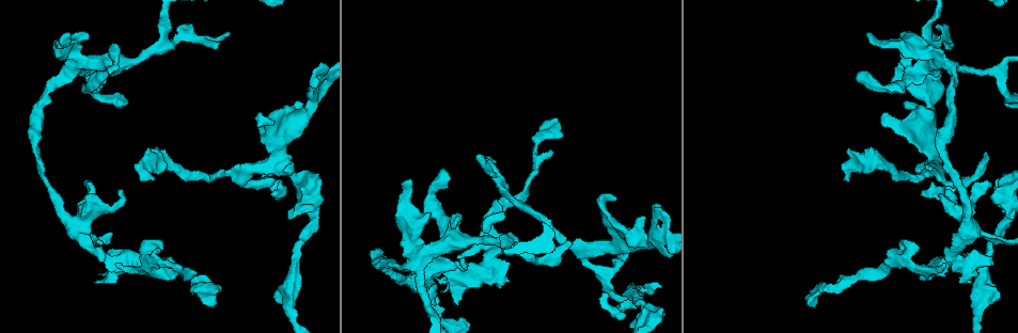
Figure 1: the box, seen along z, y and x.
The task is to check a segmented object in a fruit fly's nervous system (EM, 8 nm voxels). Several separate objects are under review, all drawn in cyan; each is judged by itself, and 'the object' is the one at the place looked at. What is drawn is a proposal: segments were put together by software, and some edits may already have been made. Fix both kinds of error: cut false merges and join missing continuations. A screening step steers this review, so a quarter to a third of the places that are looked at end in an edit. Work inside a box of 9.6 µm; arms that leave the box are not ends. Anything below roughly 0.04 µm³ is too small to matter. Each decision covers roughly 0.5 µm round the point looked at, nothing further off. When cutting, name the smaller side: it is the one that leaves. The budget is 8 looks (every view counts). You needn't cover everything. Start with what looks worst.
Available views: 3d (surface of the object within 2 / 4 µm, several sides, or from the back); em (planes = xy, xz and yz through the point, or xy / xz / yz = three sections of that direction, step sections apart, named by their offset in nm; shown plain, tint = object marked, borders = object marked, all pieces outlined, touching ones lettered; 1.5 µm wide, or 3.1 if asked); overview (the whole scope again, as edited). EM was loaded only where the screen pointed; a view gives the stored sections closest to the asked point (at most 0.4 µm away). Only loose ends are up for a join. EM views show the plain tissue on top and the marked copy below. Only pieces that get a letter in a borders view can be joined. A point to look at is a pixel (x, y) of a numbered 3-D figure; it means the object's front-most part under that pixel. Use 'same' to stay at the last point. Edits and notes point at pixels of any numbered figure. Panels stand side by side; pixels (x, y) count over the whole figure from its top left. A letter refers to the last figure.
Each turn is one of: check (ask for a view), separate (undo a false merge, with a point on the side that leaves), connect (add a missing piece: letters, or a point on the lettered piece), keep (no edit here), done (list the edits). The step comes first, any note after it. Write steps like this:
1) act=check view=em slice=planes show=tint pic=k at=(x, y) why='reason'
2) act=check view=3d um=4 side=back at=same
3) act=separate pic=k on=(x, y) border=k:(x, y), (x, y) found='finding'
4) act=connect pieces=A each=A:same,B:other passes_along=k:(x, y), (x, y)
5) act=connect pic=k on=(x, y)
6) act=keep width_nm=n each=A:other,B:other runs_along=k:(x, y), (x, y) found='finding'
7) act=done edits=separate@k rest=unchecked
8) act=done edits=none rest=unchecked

act=check view=em slice=planes show=borders pic=1 at=(925, 198) why='branch stops here'

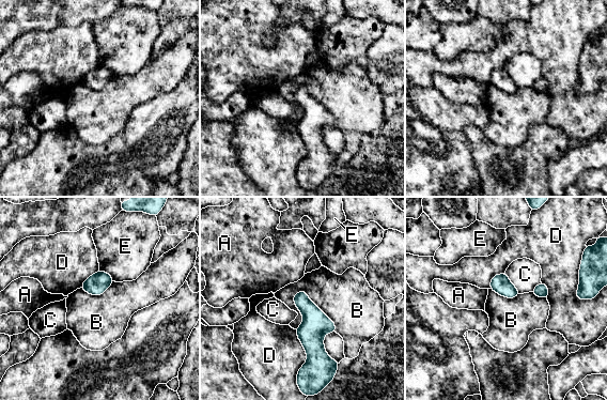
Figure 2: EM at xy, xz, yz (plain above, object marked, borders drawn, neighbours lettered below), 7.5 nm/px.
act=keep each=A:other,B:other,C:other,D:other,E:other runs_along=2:(300, 294), (313, 317), (313, 363) found='none of them fits'

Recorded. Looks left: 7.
act=check view=3d um=2 pic=1 at=(457, 271) why='arms part here'

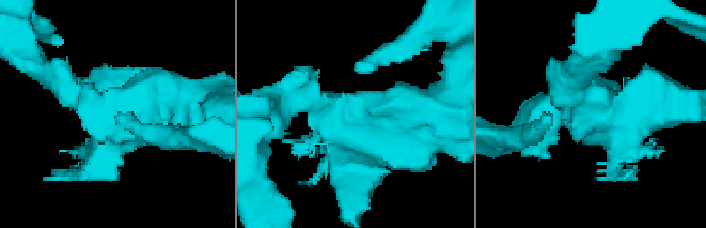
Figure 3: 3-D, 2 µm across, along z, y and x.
act=check view=em slice=xy step=8 show=tint pic=3 at=(107, 113)

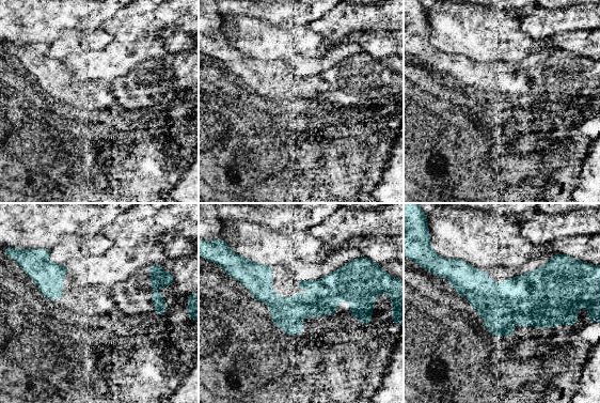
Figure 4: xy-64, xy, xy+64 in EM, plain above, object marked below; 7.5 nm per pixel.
act=check view=em slice=planes show=borders at=same why='another direction'

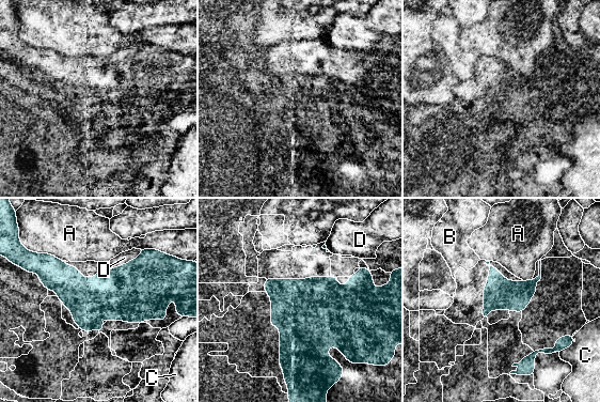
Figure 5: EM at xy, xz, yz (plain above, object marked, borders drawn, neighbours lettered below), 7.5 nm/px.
act=keep longest_contact=D:260nm each=A:other,B:other,C:other,D:other border=5:(47, 252), (62, 261) found='all the same neuron'

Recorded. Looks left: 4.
act=check view=em slice=xy step=8 show=borders pic=1 at=(161, 249) why='free end'

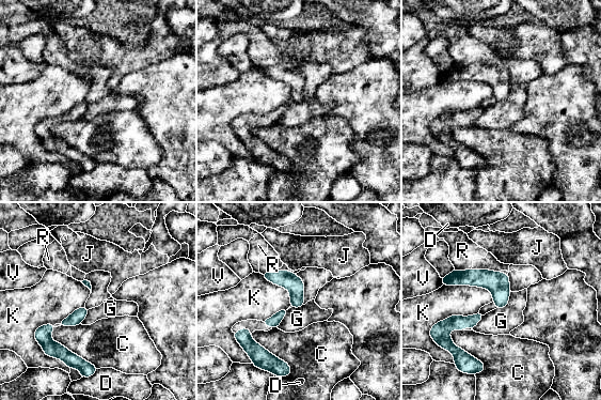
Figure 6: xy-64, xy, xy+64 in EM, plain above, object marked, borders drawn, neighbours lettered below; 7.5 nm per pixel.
act=keep each=C:other,D:other,G:other,J:other,K:other,R:other,V:other border=6:(510, 291), (508, 303), (496, 308) found='no lettered piece goes on from it'

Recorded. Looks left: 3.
act=done edits=none rest=unchecked

